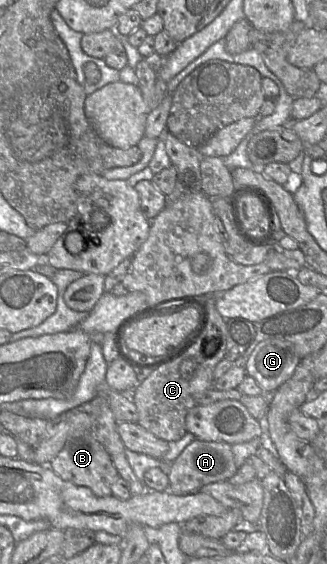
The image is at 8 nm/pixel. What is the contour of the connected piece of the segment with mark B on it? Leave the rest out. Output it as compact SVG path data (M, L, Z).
M91 432L68 439L48 466L62 479L89 488L96 496L112 496L111 487L120 476L110 455Z

